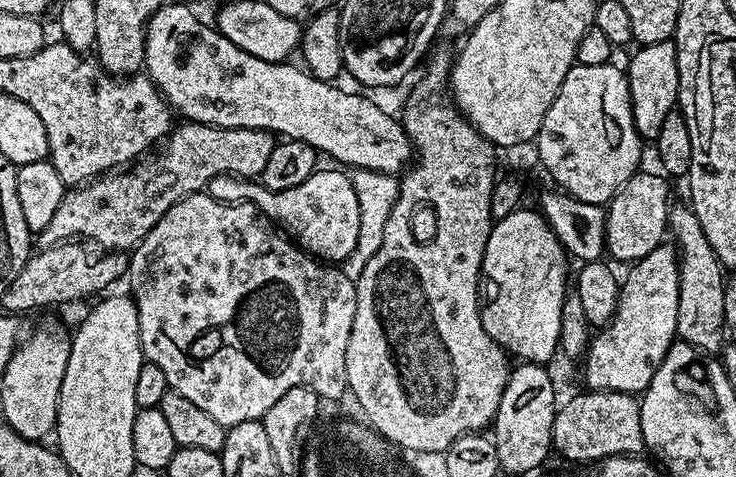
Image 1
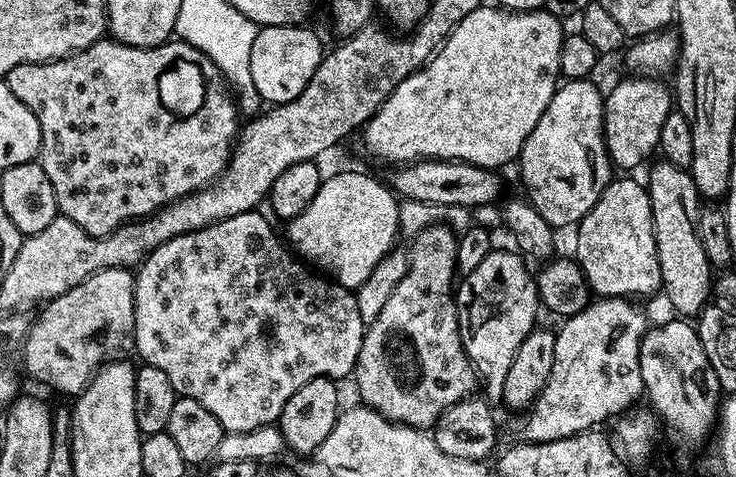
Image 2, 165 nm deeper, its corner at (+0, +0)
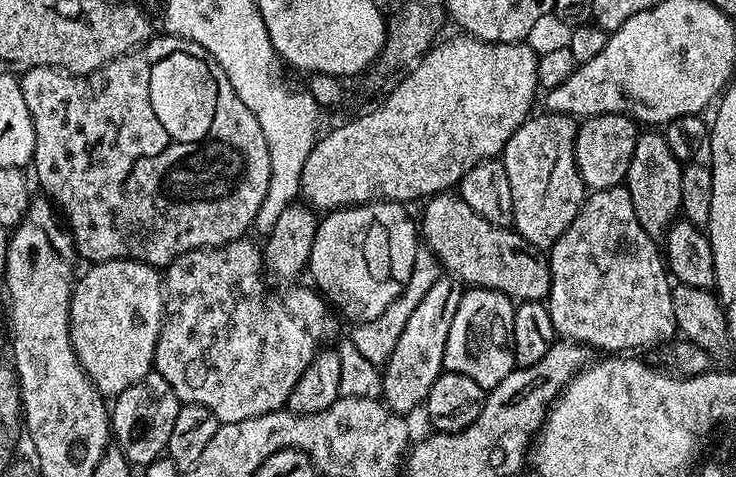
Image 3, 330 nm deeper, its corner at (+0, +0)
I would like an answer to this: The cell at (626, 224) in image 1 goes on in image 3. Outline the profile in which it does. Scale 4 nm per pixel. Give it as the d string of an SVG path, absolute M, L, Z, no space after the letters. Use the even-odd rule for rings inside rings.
M627 187L592 192L574 222L570 222L567 230L552 243L547 258L550 288L546 303L557 337L575 340L577 344L592 350L605 348L608 354L624 354L632 350L628 348L648 348L651 344L660 344L677 335L670 273L657 241L646 234L646 230L642 230L642 222L638 222Z

